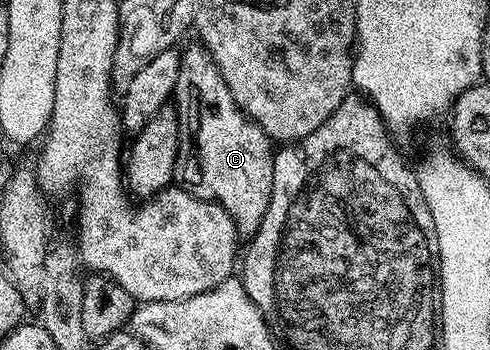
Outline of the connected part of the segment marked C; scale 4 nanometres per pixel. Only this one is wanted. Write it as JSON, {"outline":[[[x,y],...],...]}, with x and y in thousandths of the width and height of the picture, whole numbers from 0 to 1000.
{"outline":[[[394,123],[369,143],[367,209],[359,214],[353,297],[363,329],[361,514],[369,537],[410,574],[443,574],[478,631],[488,680],[508,683],[531,649],[555,569],[555,477],[561,429],[543,377],[512,346],[473,283],[465,243],[449,214],[429,151],[410,123]]]}

